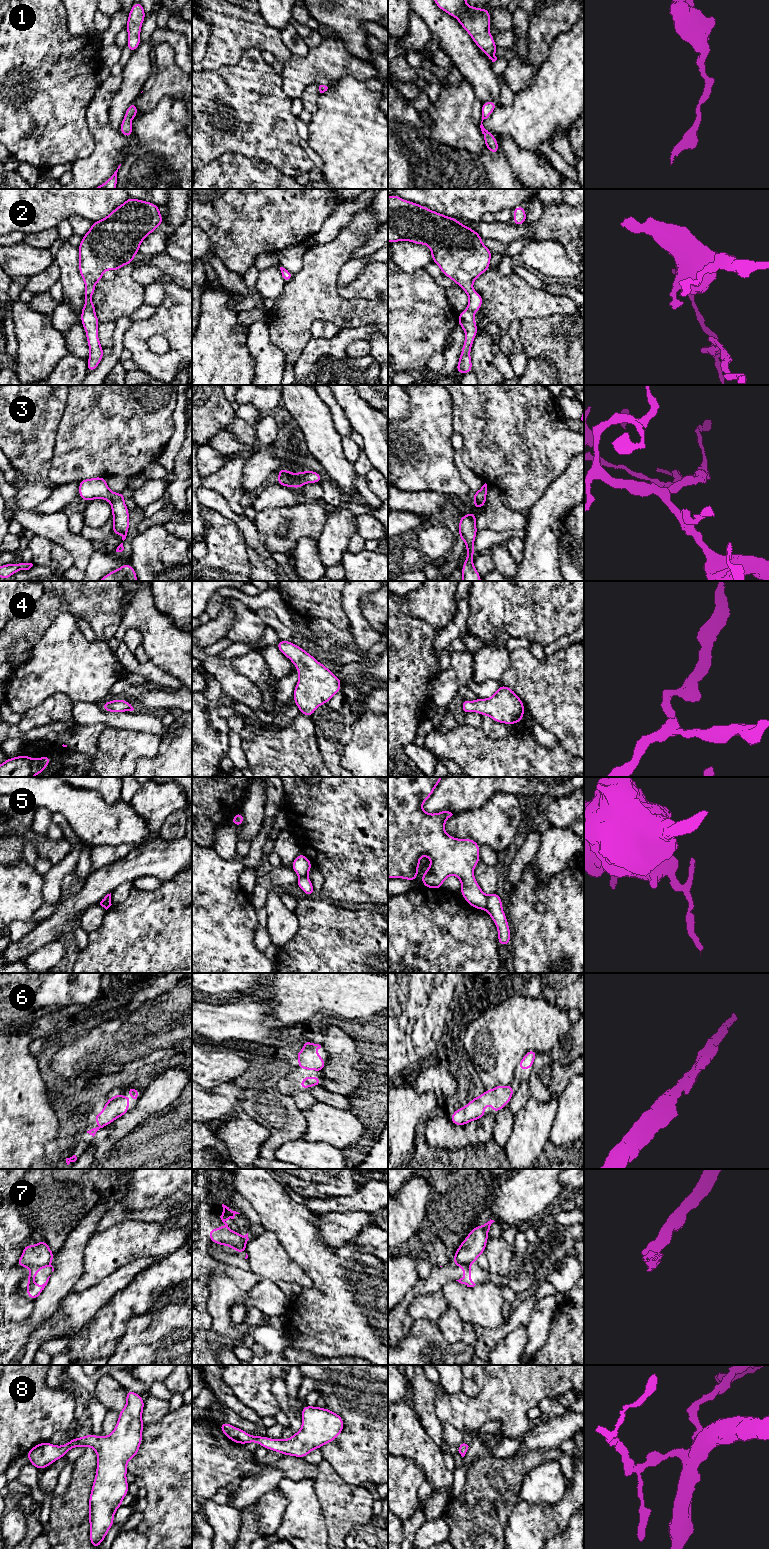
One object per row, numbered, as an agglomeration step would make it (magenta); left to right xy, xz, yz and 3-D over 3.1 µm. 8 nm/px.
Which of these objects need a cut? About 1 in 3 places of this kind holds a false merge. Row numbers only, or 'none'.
5, 7

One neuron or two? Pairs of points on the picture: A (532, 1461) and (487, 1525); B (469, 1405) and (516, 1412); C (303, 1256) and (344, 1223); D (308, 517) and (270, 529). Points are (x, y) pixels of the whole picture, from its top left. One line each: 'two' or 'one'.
A: one
B: one
C: two
D: one

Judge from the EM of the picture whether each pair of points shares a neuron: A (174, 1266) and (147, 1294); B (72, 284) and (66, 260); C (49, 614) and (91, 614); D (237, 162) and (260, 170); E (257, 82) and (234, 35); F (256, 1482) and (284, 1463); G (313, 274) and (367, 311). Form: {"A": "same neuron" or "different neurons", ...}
{"A": "same neuron", "B": "same neuron", "C": "same neuron", "D": "same neuron", "E": "different neurons", "F": "same neuron", "G": "same neuron"}

